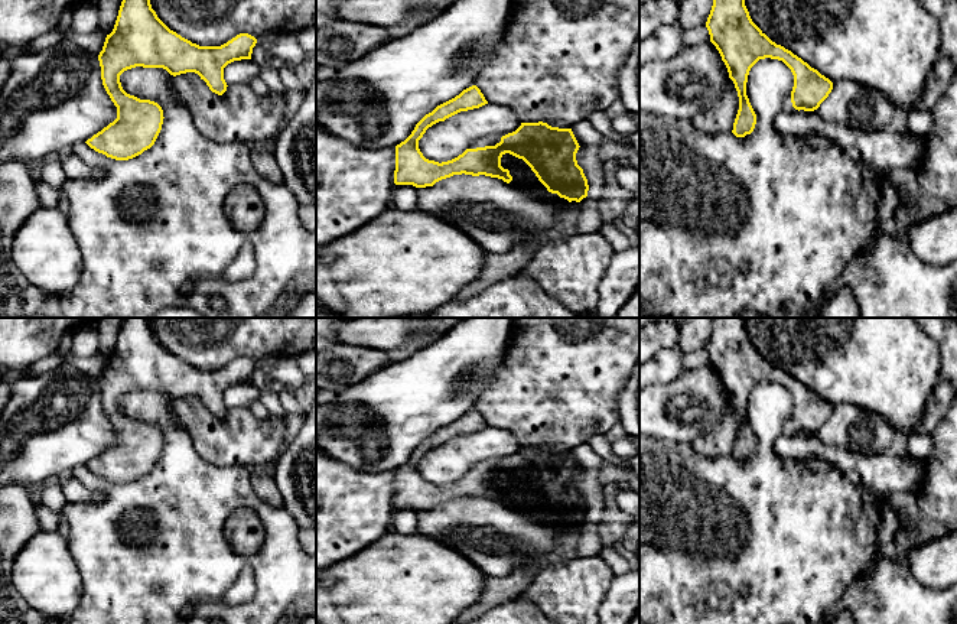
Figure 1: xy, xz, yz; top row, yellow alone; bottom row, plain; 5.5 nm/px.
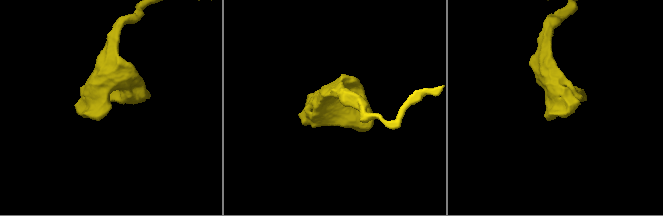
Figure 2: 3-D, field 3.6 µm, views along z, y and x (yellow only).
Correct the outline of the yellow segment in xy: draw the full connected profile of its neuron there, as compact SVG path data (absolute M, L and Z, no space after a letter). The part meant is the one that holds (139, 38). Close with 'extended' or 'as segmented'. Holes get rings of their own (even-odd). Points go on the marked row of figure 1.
M123 0L114 29L107 35L102 51L98 55L102 85L117 107L117 118L94 134L85 143L98 153L115 160L128 160L150 149L163 124L162 107L150 100L140 100L127 94L120 82L120 75L131 68L163 68L176 77L195 72L218 95L227 91L224 68L241 59L251 59L257 39L248 33L240 33L221 46L199 46L170 30L152 9L150 0Z; as segmented

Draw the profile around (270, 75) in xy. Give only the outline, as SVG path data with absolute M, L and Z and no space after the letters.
M264 64L261 65L260 78L266 82L266 85L270 88L271 92L281 94L281 95L287 92L287 88L281 81L277 69L267 66Z

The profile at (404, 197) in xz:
M396 185L393 189L391 207L401 211L417 208L417 189L413 185Z

